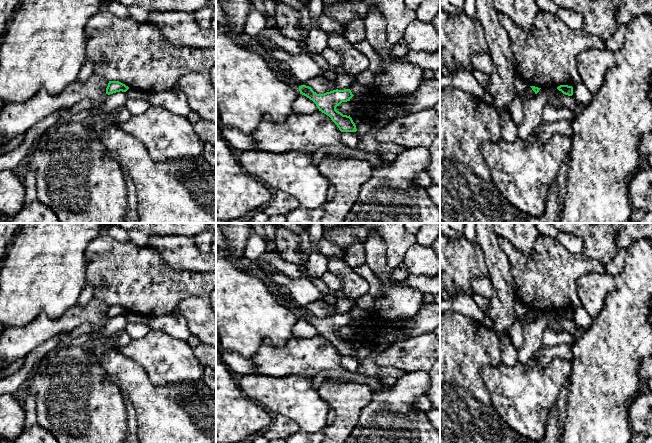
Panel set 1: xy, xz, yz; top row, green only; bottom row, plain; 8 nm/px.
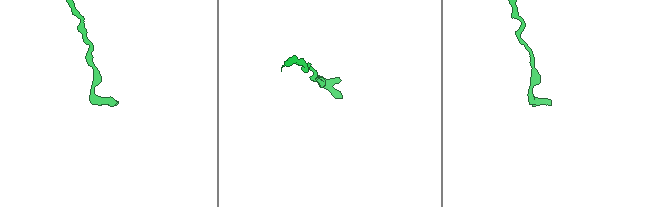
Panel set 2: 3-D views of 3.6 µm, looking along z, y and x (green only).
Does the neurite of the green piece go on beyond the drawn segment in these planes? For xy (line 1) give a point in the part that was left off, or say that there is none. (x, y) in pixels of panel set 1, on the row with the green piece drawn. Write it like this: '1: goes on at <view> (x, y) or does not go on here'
1: does not go on here

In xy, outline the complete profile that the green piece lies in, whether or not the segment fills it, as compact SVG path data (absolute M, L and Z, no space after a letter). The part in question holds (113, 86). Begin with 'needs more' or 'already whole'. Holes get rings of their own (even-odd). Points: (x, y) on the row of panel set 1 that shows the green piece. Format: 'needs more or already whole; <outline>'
already whole; M109 81L108 86L106 88L106 94L110 95L120 91L126 92L128 89L128 86L119 81Z

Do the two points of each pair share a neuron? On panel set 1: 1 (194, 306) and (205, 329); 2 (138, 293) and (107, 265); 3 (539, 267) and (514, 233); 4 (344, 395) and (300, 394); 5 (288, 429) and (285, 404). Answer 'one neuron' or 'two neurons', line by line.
1: one neuron
2: one neuron
3: two neurons
4: two neurons
5: two neurons

